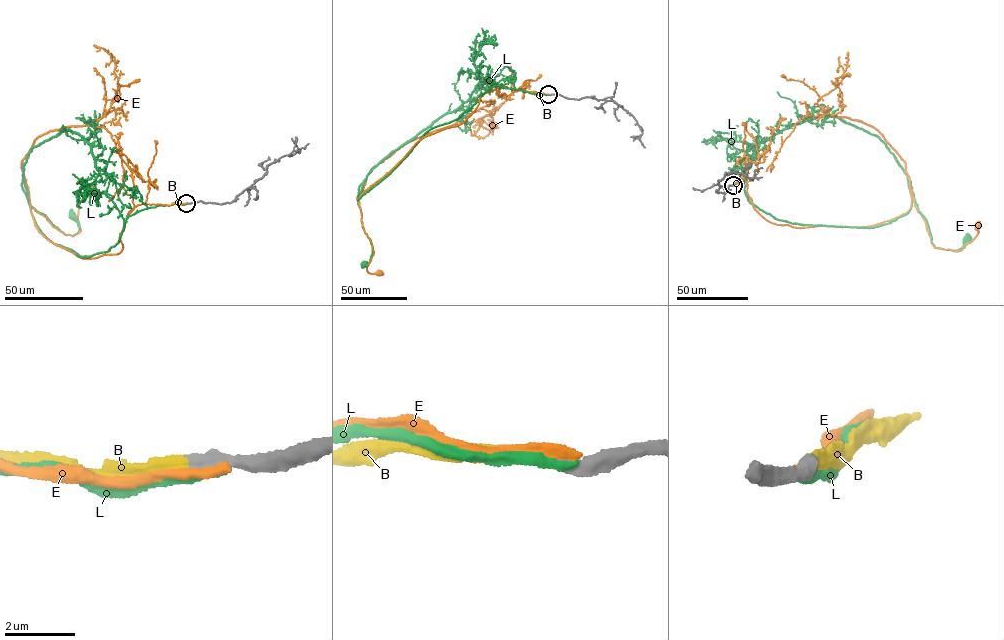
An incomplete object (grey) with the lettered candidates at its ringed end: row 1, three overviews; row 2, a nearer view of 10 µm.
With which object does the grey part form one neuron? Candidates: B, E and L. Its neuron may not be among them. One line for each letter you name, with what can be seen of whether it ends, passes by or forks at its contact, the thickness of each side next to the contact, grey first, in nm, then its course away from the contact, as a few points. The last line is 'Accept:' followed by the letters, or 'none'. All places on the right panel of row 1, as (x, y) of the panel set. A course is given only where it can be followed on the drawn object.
B: it ends there; 460 nm thick on the grey side, 360 nm on the other
Accept: B

